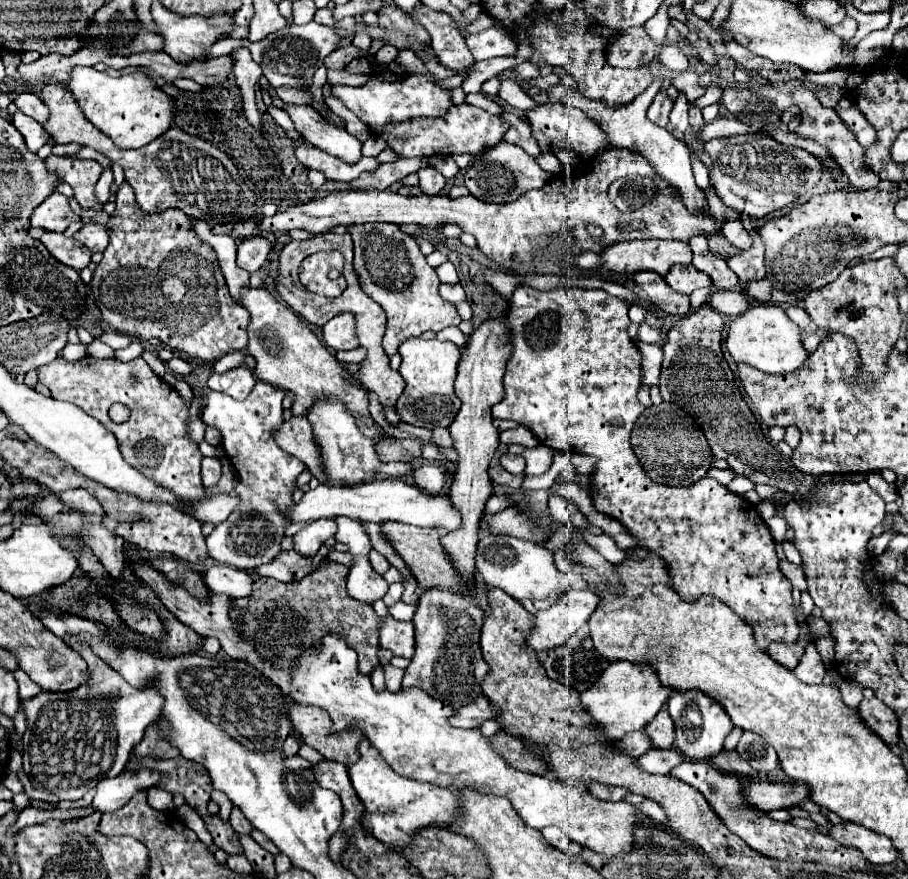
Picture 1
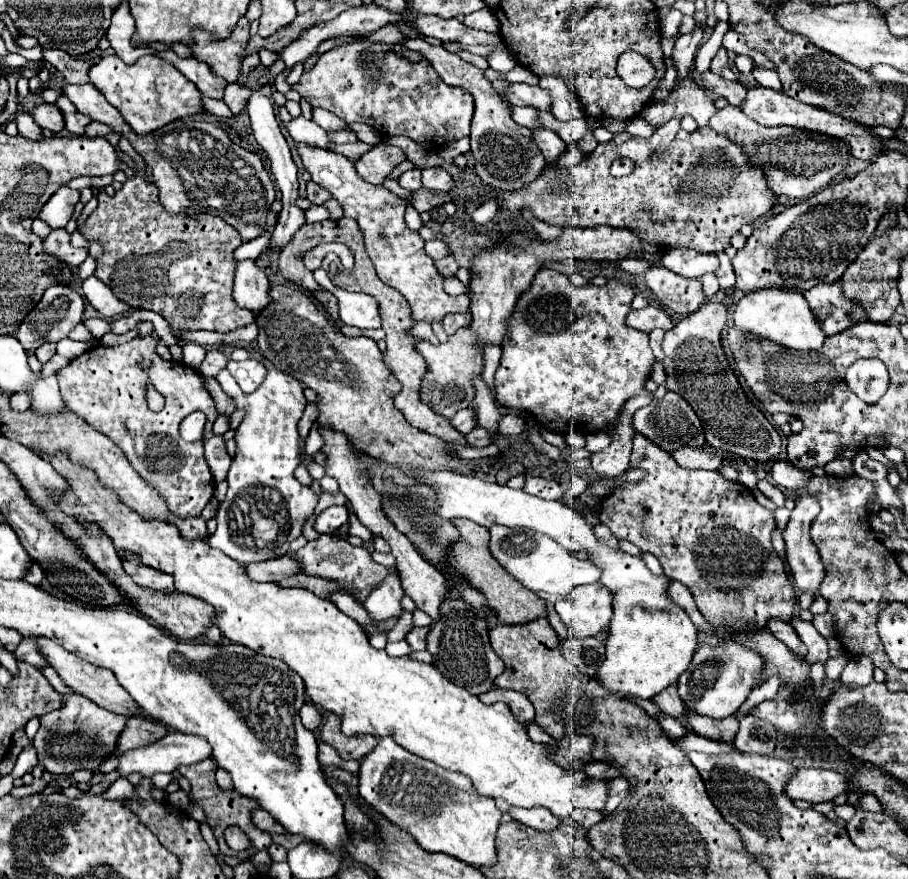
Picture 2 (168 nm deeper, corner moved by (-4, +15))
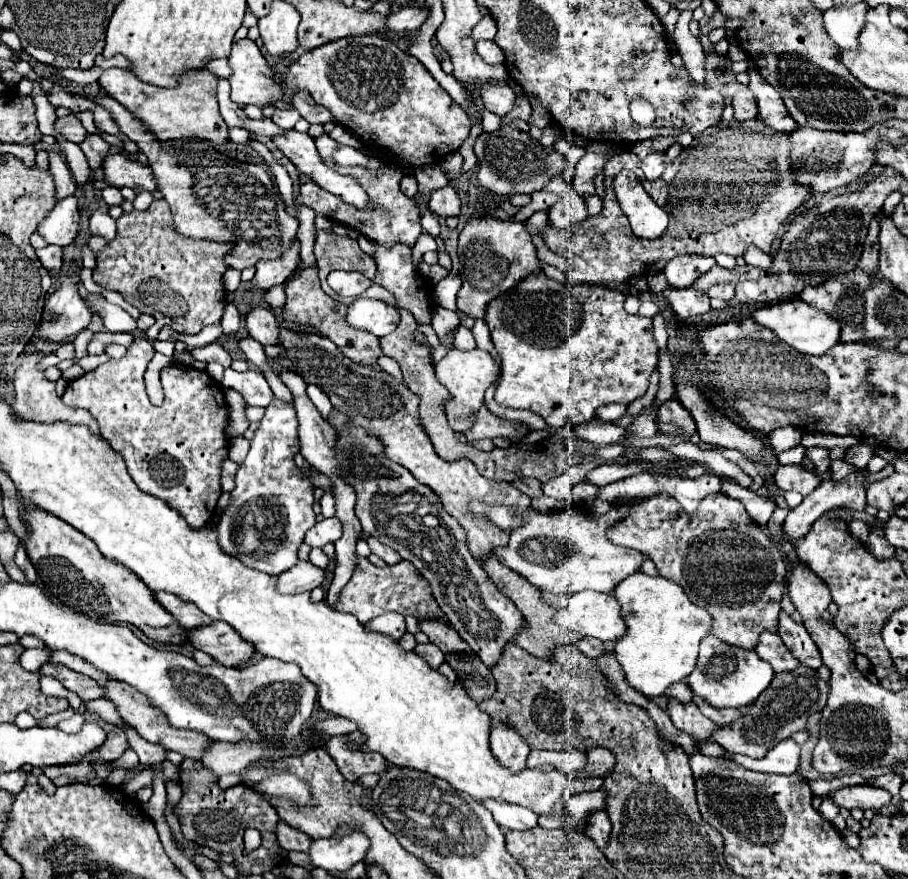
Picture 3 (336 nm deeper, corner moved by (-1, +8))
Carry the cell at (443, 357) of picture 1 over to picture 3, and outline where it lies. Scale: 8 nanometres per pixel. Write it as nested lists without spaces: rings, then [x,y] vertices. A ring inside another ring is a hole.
[[[450,349],[448,355],[436,363],[434,367],[438,381],[450,391],[452,401],[446,403],[446,415],[448,415],[448,423],[454,431],[468,431],[474,423],[474,415],[476,411],[484,405],[484,391],[498,379],[500,375],[500,367],[498,363],[492,359],[492,355],[488,351],[482,349],[474,349],[474,351],[458,351],[458,349]]]

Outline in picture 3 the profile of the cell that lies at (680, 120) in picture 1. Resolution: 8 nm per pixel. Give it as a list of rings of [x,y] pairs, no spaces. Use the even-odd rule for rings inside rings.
[[[662,153],[660,155],[648,155],[644,161],[642,161],[642,173],[646,177],[646,181],[656,181],[662,177],[666,165],[662,161]]]

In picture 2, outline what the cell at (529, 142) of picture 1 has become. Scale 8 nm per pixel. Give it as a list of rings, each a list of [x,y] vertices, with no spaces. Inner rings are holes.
[[[539,128],[539,130],[531,130],[533,132],[533,140],[535,144],[539,146],[539,150],[543,152],[545,160],[547,160],[547,166],[549,168],[555,168],[555,160],[559,158],[559,154],[565,150],[565,142],[551,130],[545,130],[545,128]]]

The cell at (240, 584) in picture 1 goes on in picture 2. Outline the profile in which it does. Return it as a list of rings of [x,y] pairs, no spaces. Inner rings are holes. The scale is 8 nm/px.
[[[287,554],[283,558],[245,564],[245,574],[255,582],[277,582],[283,576],[297,574],[297,570],[299,570],[299,564],[293,560],[291,554]]]

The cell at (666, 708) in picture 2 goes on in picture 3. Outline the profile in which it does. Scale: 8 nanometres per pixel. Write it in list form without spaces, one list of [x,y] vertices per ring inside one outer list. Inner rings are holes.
[[[674,683],[674,687],[666,689],[666,697],[682,699],[682,703],[688,703],[688,701],[692,701],[692,689],[686,683]]]

